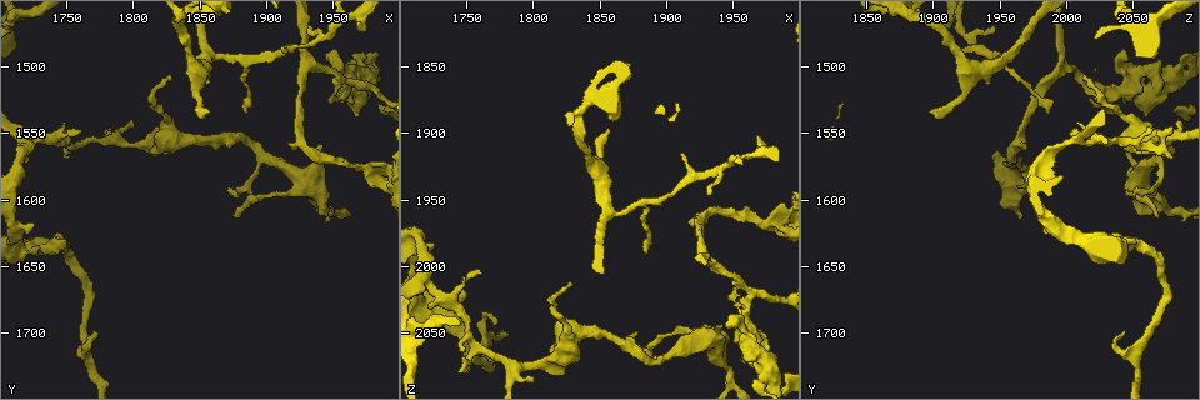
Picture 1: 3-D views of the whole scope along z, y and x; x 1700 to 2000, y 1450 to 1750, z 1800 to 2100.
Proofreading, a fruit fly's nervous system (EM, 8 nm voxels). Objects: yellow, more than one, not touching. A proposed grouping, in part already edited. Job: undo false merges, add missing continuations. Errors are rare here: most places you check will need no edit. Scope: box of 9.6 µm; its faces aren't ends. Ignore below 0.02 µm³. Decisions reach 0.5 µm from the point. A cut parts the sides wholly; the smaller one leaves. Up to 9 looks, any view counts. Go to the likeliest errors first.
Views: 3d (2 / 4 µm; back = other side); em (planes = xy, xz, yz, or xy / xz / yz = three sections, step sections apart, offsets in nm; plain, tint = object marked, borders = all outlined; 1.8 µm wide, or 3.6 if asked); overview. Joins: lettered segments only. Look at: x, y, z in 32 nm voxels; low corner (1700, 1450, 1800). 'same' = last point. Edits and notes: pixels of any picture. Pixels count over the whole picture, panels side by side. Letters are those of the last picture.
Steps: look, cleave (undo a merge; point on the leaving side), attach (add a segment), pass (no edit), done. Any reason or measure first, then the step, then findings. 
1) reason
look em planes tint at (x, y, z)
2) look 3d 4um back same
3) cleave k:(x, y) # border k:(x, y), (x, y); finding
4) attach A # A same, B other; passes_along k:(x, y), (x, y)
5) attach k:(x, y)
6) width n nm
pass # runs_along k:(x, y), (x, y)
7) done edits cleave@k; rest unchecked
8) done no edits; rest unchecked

an open end
look em xz step 4 borders at (1856, 1534, 1898)

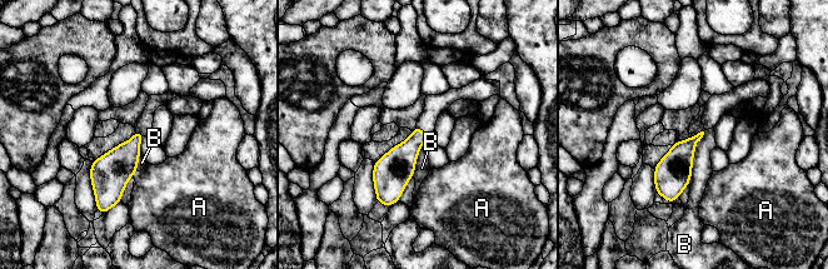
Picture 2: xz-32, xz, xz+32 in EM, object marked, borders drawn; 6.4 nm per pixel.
longest_contact B 360 nm
pass # A other, B other; border 2:(703, 130), (688, 183); no lettered segment goes on from it

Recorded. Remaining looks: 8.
touches itself
look em planes tint at (1888, 1598, 2060)

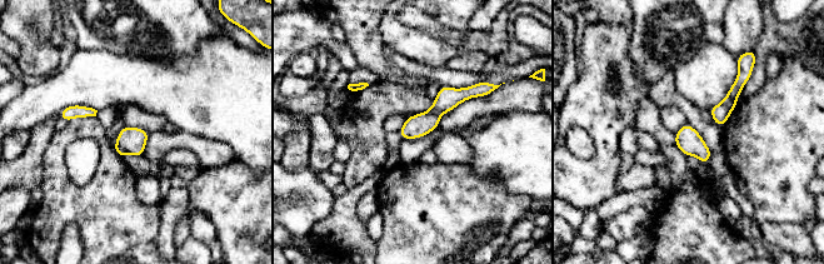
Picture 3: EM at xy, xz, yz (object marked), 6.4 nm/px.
see the neighbours
look em planes borders same

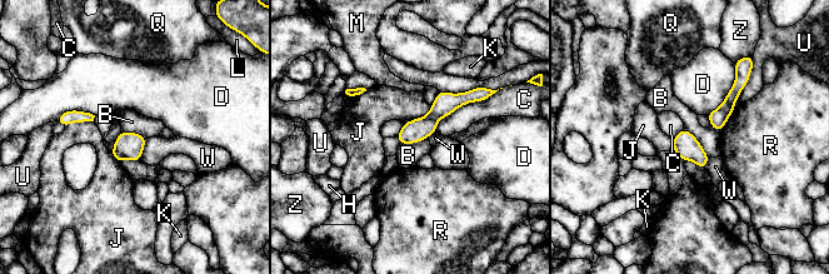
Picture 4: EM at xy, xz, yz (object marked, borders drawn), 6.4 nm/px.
width 150 nm
pass # B other, C other, D other, H other, J other, K other, L other, M other, Q other, R other, U other, W other, Z other; one neuron here

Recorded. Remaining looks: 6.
sudden change in width
look em planes borders at (1962, 1518, 2050)

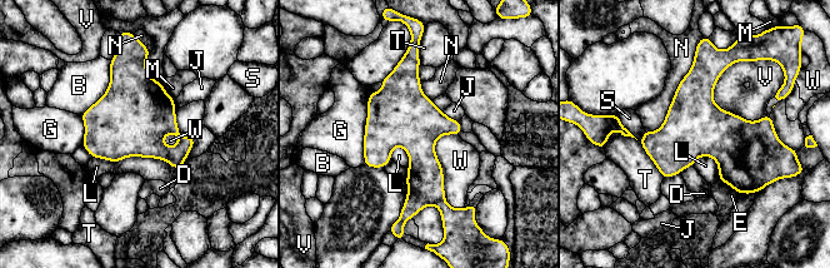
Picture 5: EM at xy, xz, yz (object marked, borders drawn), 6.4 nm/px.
longest_contact N 650 nm
pass # B other, D other, E other, G other, J other, L other, M other, N other, S other, T other, V other, W other; border 5:(448, 133), (435, 154), (463, 208); all the same neuron

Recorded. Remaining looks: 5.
thick turns thin
look em xy step 8 borders at (1984, 1586, 1972)

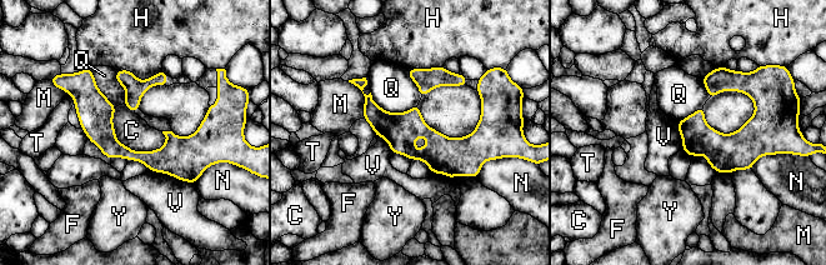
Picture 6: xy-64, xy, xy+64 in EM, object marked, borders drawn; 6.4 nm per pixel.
width 120 nm
pass # C other, F other, H other, M other, N other, Q other, T other, V other, Y other; runs_along 6:(70, 90), (128, 154), (178, 156), (204, 124); continuous, no second neuron

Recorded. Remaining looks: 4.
done no edits; rest unchecked

